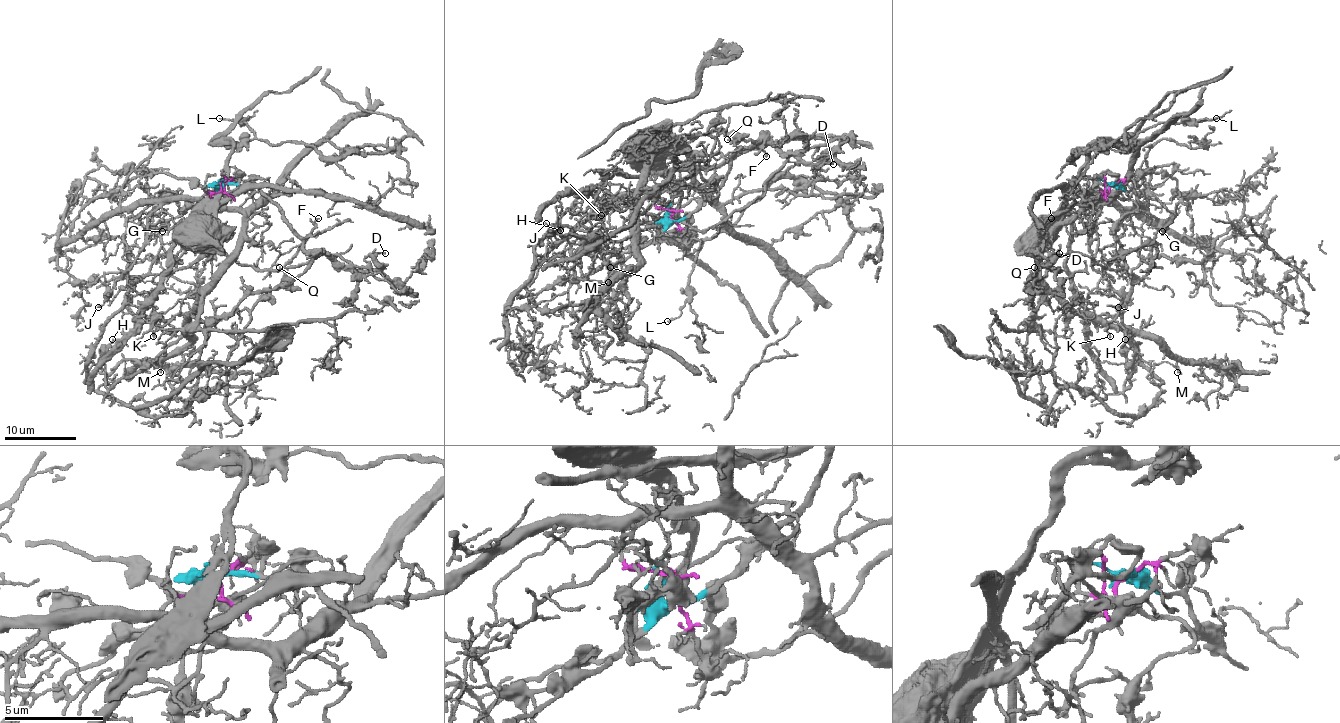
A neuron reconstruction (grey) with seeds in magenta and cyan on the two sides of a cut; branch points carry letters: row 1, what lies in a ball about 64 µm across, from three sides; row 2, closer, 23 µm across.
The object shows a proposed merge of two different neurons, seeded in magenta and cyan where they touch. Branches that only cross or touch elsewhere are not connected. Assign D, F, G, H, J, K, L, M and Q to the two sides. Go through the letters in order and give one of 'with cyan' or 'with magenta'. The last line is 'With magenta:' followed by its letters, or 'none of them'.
D: with cyan
F: with cyan
G: with cyan
H: with magenta
J: with magenta
K: with magenta
L: with magenta
M: with magenta
Q: with cyan
With magenta: H, J, K, L, M

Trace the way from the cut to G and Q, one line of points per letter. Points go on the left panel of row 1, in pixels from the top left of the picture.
G: (223, 188), (221, 185), (210, 190), (198, 204), (192, 204), (171, 219), (162, 231)
Q: (223, 188), (224, 185), (255, 185), (282, 212), (312, 256), (310, 265), (294, 278), (280, 267)

